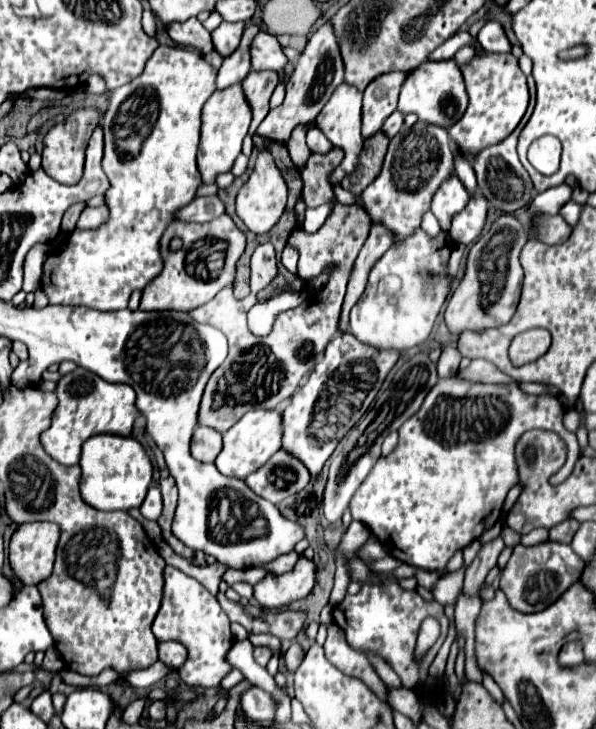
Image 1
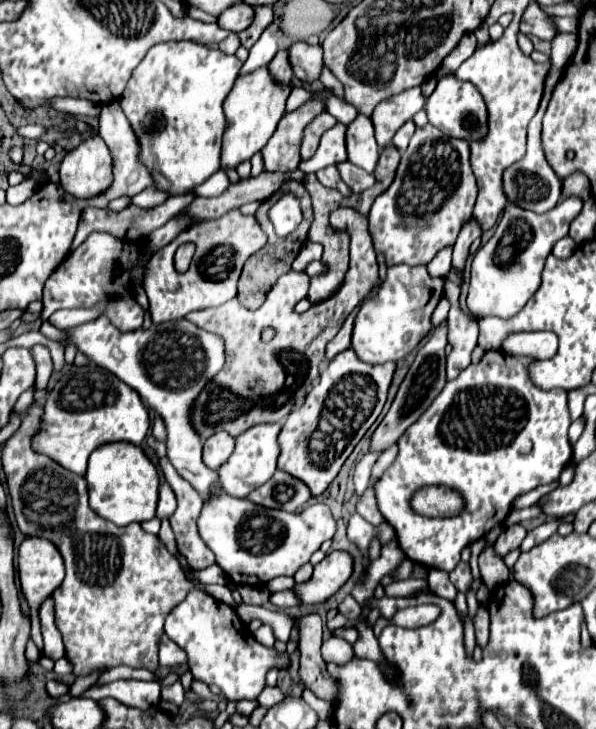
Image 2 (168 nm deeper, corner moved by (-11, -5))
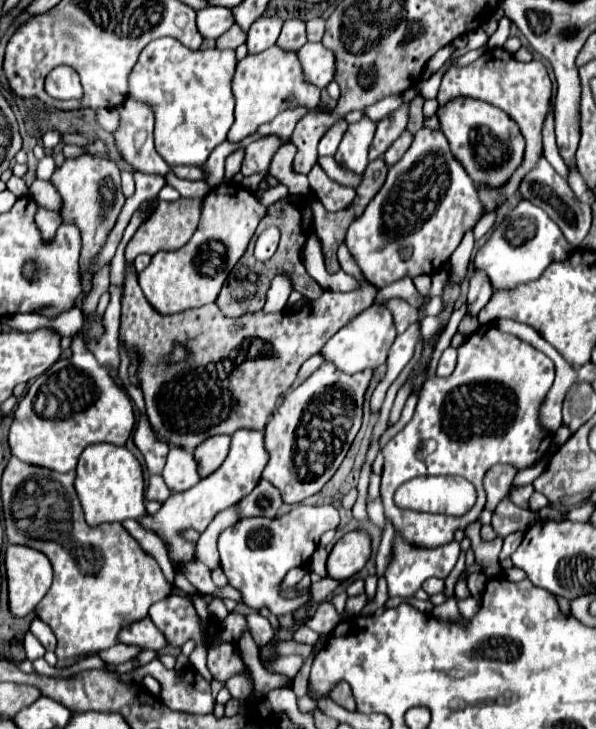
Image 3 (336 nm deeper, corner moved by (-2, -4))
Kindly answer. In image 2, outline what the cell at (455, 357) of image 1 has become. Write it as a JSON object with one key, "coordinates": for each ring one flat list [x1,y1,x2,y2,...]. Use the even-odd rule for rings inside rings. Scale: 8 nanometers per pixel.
{"coordinates":[[447,276,444,280,444,297,449,300,451,307,448,312,448,344,452,346,452,352,448,356,448,380,456,378,464,368,470,366,472,350,476,348,478,338,478,324,472,316,460,310,458,297,460,287,450,281]]}

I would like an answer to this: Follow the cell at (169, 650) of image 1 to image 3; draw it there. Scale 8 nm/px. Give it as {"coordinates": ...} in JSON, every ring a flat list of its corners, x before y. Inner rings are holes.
{"coordinates":[[143,617,143,621,133,621,131,625,127,625,127,629,123,629,123,633,119,635,119,641,155,651,161,651,167,645,163,633,159,633,159,629,153,625,149,617]]}

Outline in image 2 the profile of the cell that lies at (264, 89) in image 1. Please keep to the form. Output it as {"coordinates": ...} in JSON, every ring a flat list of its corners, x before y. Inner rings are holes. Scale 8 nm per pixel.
{"coordinates":[[284,48,278,50,278,54,272,58,272,62,268,64,268,70,274,78,276,84,280,86,288,86,290,84,290,78,292,78,292,68,290,68,290,62,288,62,288,54]]}

